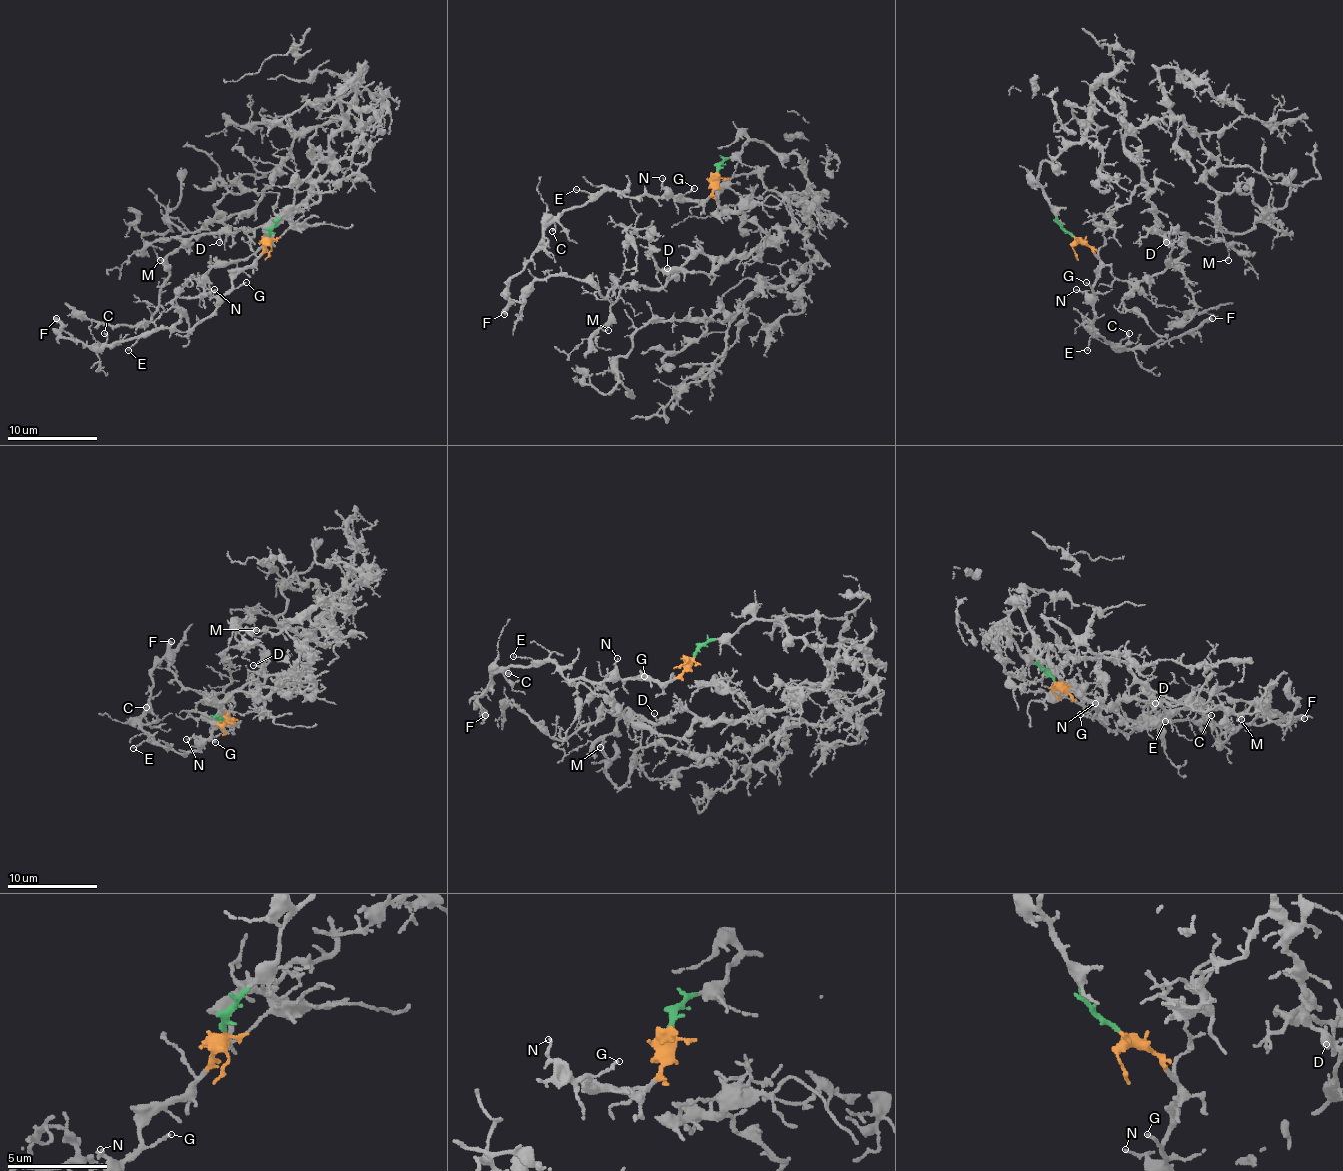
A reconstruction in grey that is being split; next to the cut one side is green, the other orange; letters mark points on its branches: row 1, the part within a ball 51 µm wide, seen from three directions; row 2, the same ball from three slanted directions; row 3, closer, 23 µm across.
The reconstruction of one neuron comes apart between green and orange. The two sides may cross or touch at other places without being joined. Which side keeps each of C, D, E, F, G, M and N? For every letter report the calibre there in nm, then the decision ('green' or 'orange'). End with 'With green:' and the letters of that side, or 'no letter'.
C: calibre 140 nm; orange
D: calibre 90 nm; green
E: calibre 110 nm; orange
F: calibre 360 nm; orange
G: calibre 140 nm; orange
M: calibre 130 nm; green
N: calibre 130 nm; orange
With green: D, M

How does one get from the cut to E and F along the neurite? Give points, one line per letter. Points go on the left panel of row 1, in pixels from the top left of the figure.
E: (269, 238), (255, 260), (233, 281), (224, 301), (208, 317), (183, 332), (152, 328), (127, 350)
F: (269, 238), (233, 281), (224, 301), (183, 332), (152, 328), (95, 348), (66, 339), (55, 319)

